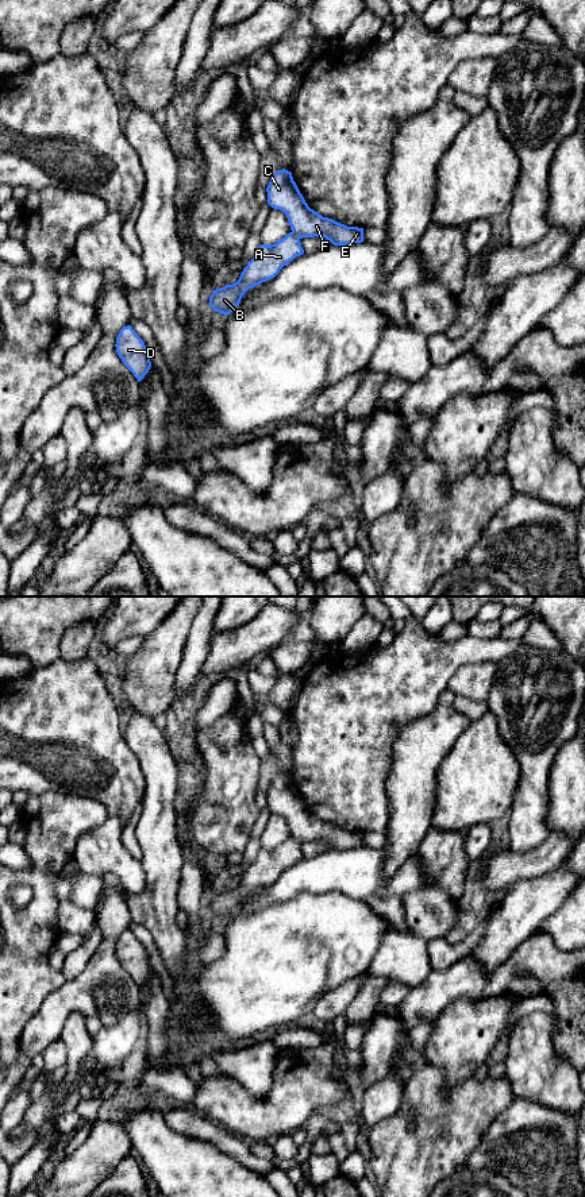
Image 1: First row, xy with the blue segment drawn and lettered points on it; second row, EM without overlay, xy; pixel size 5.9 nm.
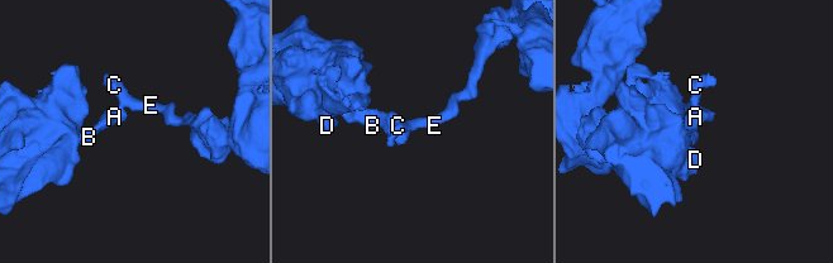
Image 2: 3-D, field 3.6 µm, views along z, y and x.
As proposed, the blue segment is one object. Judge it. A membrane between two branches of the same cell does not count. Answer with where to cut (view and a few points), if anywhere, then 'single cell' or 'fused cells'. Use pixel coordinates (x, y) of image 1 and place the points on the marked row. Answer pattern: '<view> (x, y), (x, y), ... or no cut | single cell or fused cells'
xy (292, 231), (300, 238) | fused cells

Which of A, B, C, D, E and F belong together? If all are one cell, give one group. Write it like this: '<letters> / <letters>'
A B D / C E F

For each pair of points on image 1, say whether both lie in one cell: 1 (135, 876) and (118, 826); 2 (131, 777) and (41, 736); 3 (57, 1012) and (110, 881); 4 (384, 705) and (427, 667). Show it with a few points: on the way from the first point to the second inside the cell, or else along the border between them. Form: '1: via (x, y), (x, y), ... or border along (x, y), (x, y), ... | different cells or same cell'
1: via (123, 864), (115, 856), (115, 838) | same cell
2: via (108, 760), (103, 756), (89, 756), (64, 736) | same cell
3: via (89, 980), (104, 965), (110, 939), (110, 914) | same cell
4: via (395, 694), (416, 672) | same cell

